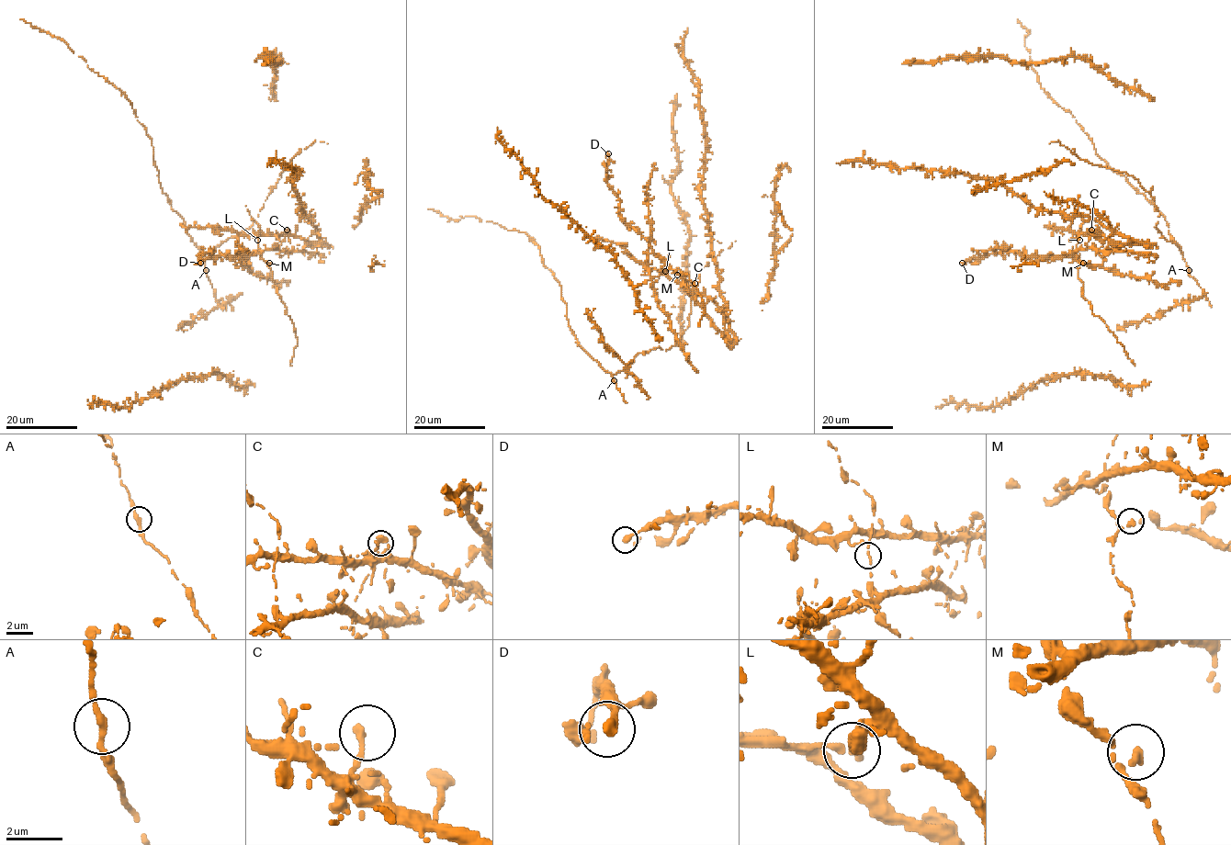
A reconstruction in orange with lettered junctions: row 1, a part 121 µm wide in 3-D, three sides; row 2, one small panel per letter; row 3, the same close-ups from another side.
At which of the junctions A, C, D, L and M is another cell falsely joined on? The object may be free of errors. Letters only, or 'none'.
none

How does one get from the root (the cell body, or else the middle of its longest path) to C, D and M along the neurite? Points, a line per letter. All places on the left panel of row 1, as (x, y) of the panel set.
C: (258, 240), (253, 235), (283, 234), (287, 230)
D: (258, 240), (258, 253), (236, 257), (213, 255), (211, 252), (206, 252), (198, 255), (200, 263)
M: (258, 240), (260, 256), (267, 264), (269, 263)

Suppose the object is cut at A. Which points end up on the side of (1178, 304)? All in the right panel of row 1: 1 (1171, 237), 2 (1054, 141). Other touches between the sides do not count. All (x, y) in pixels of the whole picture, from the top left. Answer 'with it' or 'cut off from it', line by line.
1: cut off from it
2: cut off from it

